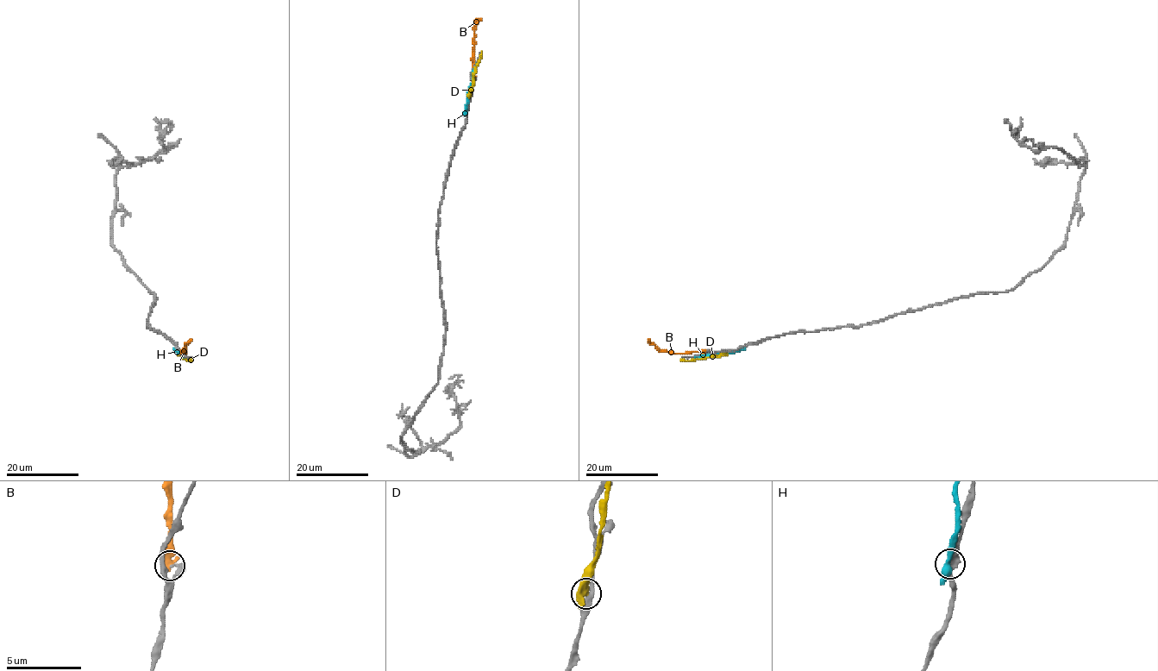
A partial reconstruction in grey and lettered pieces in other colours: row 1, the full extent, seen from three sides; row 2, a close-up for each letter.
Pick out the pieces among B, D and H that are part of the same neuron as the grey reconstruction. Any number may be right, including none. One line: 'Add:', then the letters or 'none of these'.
Add: none of these

